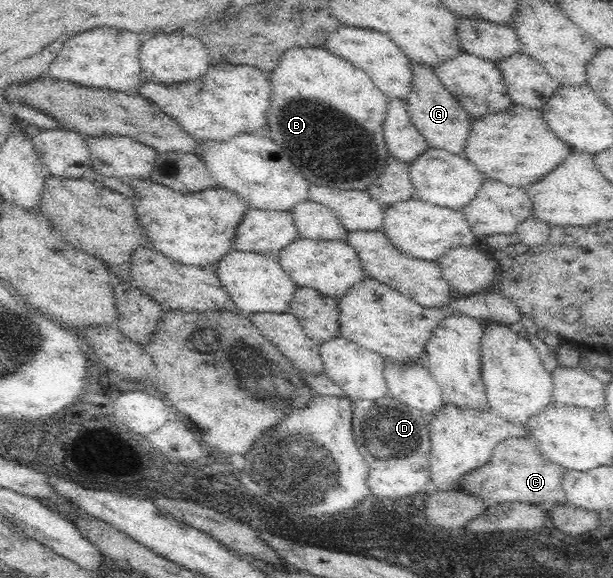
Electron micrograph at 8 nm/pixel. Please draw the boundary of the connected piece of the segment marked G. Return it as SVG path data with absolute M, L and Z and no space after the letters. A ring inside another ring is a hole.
M414 63L411 69L413 69L413 90L407 96L406 105L413 125L419 129L432 148L464 156L467 138L471 134L472 116L461 108L453 95L440 83L435 68Z

